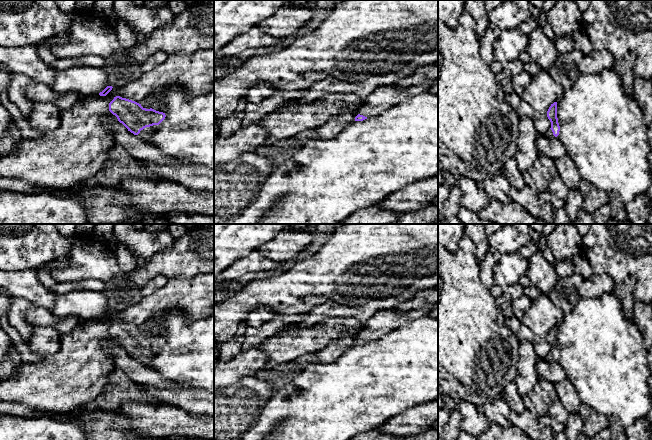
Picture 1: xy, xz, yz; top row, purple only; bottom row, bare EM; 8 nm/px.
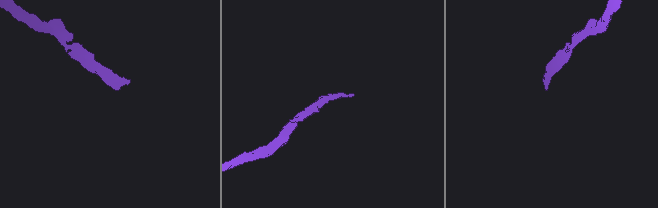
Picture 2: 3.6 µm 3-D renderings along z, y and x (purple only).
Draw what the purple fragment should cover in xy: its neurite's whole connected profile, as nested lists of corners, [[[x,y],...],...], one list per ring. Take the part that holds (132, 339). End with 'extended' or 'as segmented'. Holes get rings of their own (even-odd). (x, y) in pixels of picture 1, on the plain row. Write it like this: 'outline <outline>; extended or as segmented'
outline [[[120,320],[109,327],[109,335],[128,355],[142,364],[148,363],[153,355],[152,350],[159,349],[166,341],[163,336],[143,332],[141,328]]]; extended

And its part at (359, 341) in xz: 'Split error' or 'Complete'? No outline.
Split error

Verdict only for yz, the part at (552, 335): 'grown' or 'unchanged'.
grown

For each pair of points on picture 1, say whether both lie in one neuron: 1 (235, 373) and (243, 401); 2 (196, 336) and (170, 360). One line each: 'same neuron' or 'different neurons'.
1: different neurons
2: same neuron

